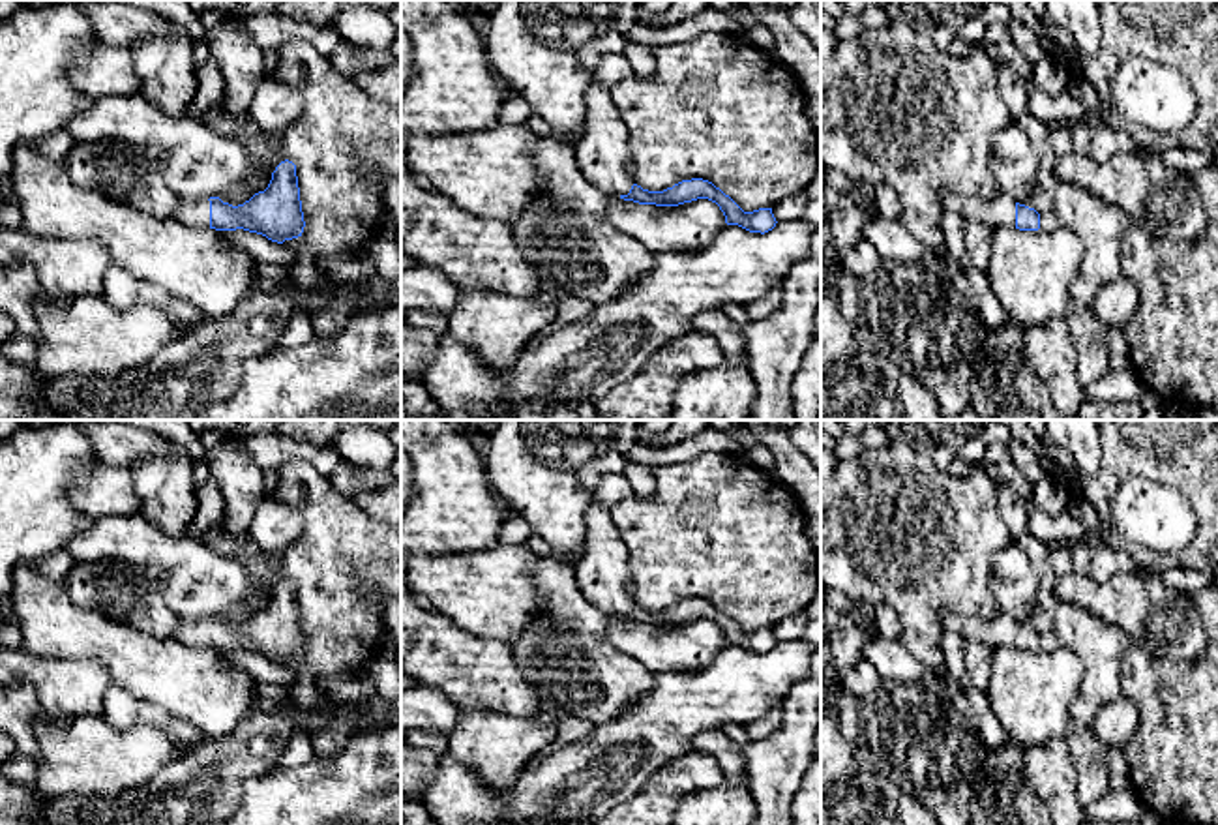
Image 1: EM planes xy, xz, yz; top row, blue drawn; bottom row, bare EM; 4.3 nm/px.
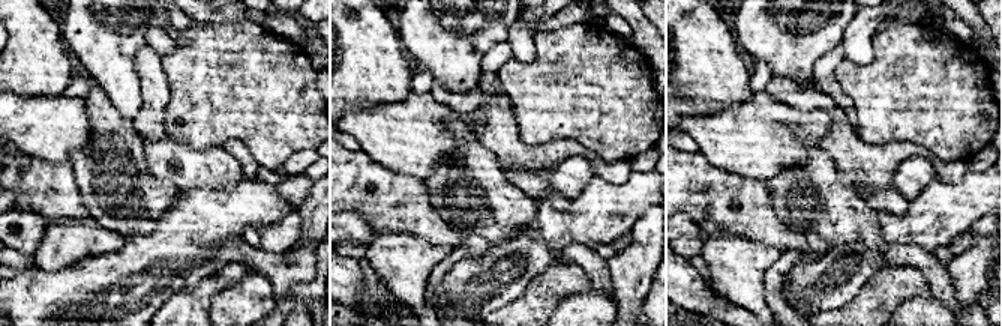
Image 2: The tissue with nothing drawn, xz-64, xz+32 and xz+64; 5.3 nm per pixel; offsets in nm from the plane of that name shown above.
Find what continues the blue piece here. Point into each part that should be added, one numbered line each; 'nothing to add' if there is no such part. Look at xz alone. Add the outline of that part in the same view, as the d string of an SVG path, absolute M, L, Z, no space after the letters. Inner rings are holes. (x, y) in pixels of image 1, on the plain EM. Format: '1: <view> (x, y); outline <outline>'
1: xz (602, 574); outline M590 501L585 521L585 555L575 564L575 583L587 602L602 613L628 615L633 606L628 591L628 549L607 508Z

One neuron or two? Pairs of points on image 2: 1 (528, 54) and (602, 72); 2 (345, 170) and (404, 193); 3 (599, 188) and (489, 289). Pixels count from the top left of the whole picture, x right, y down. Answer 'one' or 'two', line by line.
1: two
2: one
3: one

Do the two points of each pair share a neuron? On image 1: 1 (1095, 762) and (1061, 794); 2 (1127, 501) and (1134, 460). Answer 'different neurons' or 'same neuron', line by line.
1: different neurons
2: different neurons

